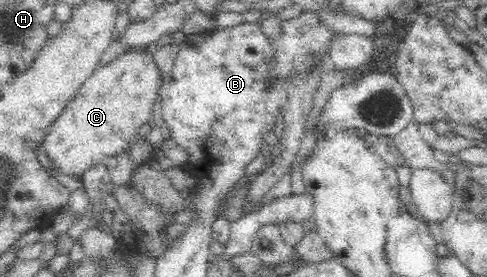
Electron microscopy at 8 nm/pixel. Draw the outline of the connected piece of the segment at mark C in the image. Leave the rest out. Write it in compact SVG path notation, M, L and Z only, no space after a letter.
M138 48L123 52L117 58L113 58L109 64L99 66L85 79L77 96L53 122L51 132L45 138L44 148L62 173L69 176L83 174L93 164L101 163L106 158L113 158L113 154L117 151L127 150L133 143L135 131L153 117L153 108L159 96L162 96L163 70L155 62L157 49L144 49Z

